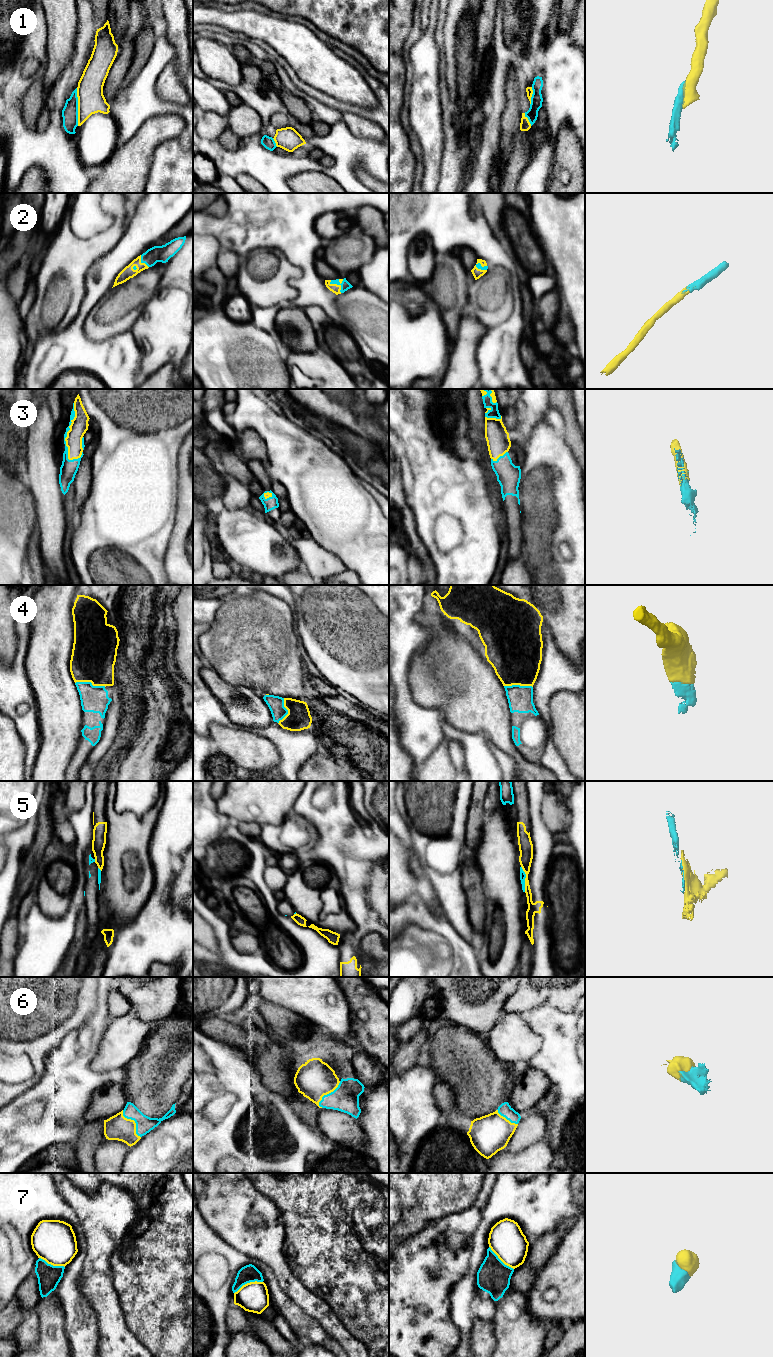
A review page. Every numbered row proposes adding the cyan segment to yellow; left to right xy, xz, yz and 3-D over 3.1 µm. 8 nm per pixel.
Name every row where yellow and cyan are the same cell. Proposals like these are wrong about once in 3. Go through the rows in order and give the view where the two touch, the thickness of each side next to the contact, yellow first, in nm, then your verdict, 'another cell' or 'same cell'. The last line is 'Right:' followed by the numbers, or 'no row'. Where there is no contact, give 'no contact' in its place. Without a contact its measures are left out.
1: xy | 220/130 nm | another cell
2: xz | 70/80 nm | same cell
3: xy | 140/80 nm | same cell
4: xy | 360/220 nm | same cell
5: yz | 110/50 nm | another cell
6: xy | 200/140 nm | same cell
7: xz | 240/140 nm | same cell
Right: 2, 3, 4, 6, 7

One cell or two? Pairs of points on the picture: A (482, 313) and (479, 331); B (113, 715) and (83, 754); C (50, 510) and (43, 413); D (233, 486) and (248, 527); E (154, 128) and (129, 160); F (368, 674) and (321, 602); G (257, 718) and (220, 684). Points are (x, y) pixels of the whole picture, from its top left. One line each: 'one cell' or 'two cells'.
A: two cells
B: two cells
C: one cell
D: two cells
E: one cell
F: one cell
G: one cell

